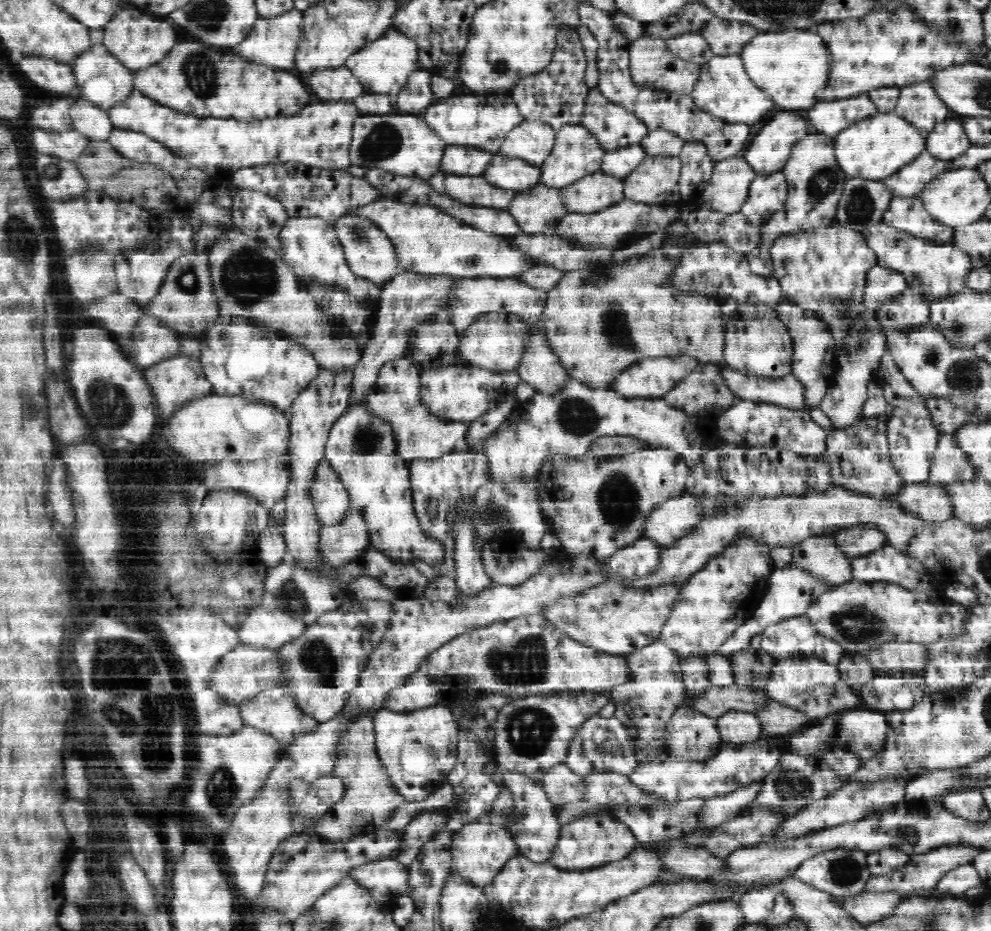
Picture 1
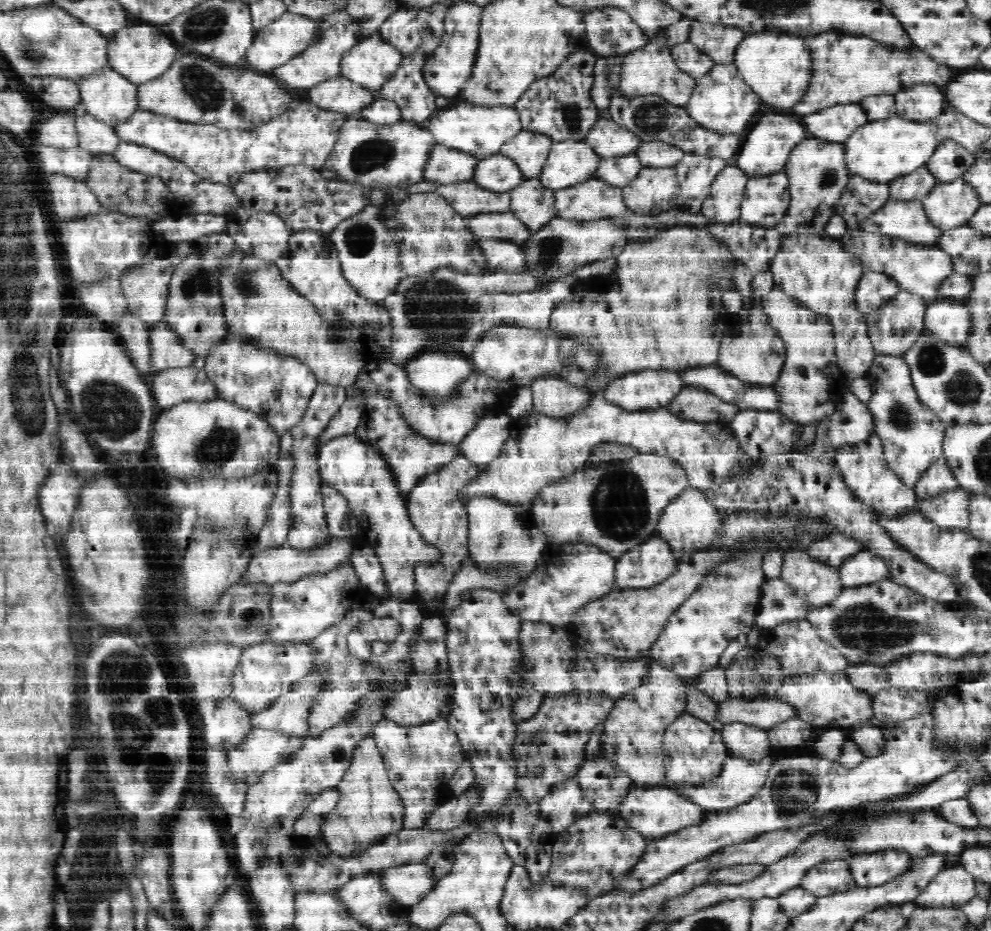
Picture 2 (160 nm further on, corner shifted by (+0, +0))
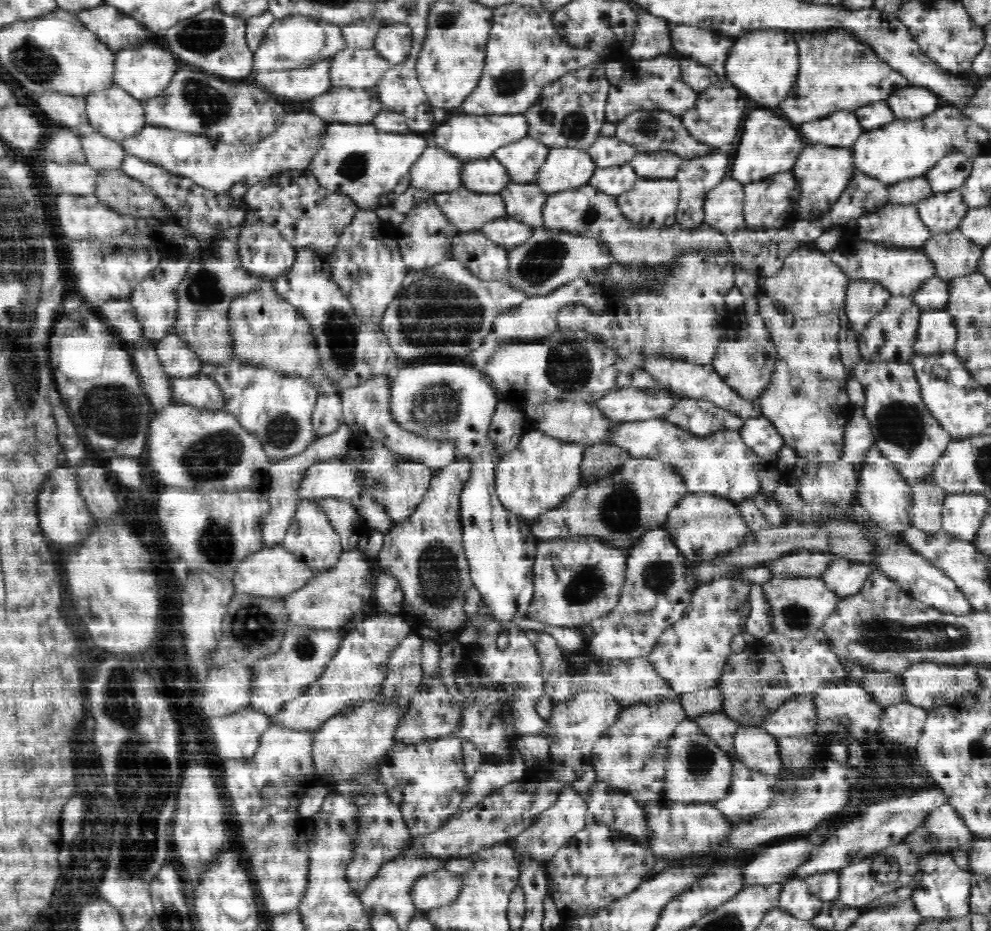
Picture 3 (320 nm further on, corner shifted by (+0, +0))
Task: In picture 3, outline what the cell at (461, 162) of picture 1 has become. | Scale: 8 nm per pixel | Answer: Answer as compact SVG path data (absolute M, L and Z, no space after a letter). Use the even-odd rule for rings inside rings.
M430 143L418 157L418 160L414 162L413 168L410 169L411 186L427 190L430 194L456 190L461 186L461 172L464 166L464 159L460 159L456 155L446 152L443 148Z

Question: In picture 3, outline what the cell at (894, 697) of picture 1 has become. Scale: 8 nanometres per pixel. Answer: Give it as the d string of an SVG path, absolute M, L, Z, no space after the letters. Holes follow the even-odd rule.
M907 701L892 703L883 708L879 731L884 732L891 743L906 744L916 749L922 734L928 710L922 706L914 706Z

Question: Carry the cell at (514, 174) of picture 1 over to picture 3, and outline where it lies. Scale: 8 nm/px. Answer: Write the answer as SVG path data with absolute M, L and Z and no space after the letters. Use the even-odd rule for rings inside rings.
M493 156L465 161L461 172L461 186L478 193L499 193L510 182L508 170Z

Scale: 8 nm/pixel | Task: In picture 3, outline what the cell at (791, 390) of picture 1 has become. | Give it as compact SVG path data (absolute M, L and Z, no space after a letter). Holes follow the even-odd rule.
M657 357L646 362L642 368L651 375L657 383L662 387L668 387L678 398L695 398L709 399L710 402L716 403L724 410L733 412L742 417L747 418L758 417L761 415L761 405L757 399L742 398L732 387L728 387L722 376L714 370L711 364L695 365L688 362L670 361L670 359L662 359Z

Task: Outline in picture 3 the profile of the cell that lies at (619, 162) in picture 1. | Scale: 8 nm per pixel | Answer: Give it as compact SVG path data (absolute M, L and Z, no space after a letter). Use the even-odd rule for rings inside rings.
M626 162L620 166L597 168L589 180L589 185L615 197L630 190L638 180L636 170Z

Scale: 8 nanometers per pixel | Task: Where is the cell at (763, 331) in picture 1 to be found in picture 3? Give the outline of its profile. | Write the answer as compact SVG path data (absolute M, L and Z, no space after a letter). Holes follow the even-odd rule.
M743 315L737 328L726 329L711 365L725 380L726 385L732 387L740 397L757 399L764 393L766 386L770 385L777 360L776 346L770 342L770 334L762 322L762 316Z

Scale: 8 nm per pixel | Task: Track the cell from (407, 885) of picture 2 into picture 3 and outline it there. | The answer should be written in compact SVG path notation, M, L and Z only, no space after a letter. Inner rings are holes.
M438 870L422 874L411 884L410 896L418 912L430 910L431 907L451 903L458 895L460 876L448 870Z

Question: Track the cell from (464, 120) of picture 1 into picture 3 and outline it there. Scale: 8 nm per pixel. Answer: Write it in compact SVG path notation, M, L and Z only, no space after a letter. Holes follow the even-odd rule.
M522 114L454 116L438 124L436 144L465 161L492 157L495 150L528 135L528 121Z

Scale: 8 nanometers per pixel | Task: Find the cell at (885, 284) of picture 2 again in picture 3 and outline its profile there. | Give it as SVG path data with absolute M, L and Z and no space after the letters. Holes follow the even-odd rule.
M850 280L845 296L845 308L850 327L853 328L854 332L860 336L870 323L870 319L875 318L880 310L884 309L891 296L891 292L886 290L877 280Z

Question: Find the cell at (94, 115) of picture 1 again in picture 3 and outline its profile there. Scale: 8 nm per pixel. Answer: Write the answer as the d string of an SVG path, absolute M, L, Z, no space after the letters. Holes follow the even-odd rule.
M95 131L90 136L84 136L81 143L87 162L97 171L103 167L121 168L126 152L116 139Z

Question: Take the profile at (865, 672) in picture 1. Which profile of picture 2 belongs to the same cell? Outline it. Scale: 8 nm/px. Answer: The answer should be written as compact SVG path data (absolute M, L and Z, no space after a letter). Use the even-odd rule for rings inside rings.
M867 661L850 664L845 673L850 679L850 684L864 690L864 692L868 692L868 694L878 694L880 690L890 685L888 684L886 668Z

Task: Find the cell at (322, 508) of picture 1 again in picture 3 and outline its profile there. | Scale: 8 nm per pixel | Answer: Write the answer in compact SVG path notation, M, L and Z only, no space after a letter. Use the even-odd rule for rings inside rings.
M322 498L318 505L338 533L343 550L356 550L361 539L358 530L364 526L359 512L346 499Z

